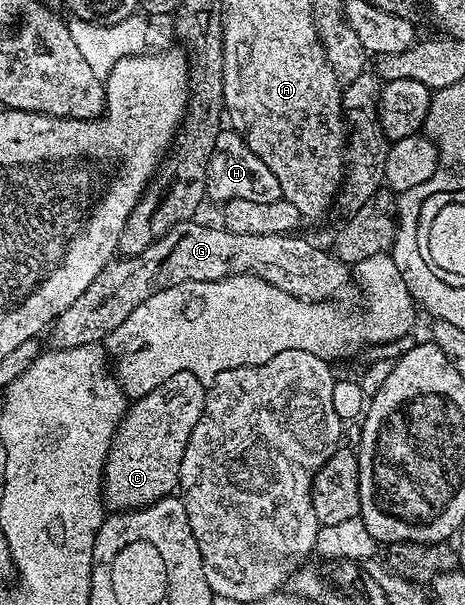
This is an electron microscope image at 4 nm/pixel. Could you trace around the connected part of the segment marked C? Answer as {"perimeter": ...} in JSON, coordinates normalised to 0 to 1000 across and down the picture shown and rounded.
{"perimeter":[[[383,612],[329,648],[275,669],[222,775],[222,828],[232,845],[299,843],[383,812],[389,754],[398,754],[398,734],[432,694],[443,653],[445,638],[430,625]]]}

